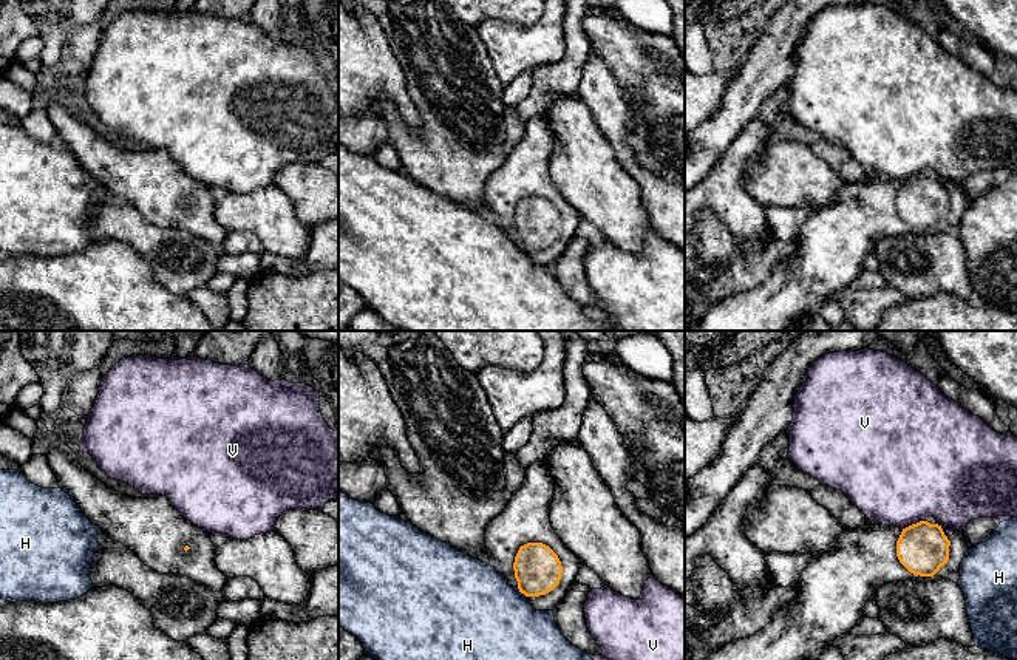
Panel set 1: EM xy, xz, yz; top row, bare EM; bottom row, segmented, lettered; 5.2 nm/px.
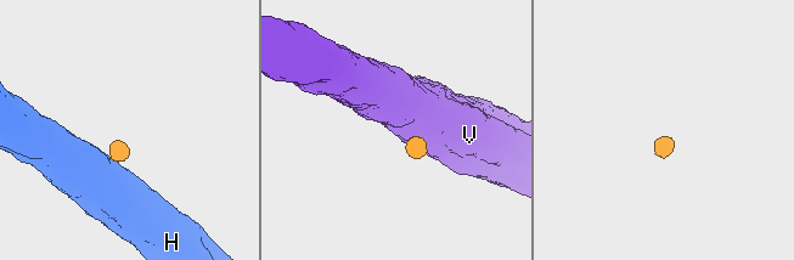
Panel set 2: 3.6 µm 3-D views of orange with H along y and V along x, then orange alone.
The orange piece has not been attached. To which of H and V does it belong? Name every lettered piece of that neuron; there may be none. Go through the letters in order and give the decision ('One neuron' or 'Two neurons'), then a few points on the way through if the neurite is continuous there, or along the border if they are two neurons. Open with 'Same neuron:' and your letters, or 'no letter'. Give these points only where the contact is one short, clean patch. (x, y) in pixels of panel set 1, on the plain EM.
Same neuron: no letter
H: Two neurons. Boundary: xz (517, 241), (526, 251)
V: Two neurons. Boundary: yz (923, 173), (903, 183)

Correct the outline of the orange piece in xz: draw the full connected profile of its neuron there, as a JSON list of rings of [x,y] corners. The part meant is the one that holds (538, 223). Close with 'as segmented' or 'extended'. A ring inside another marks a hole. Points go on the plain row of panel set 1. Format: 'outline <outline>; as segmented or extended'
outline [[[544,114],[530,119],[504,165],[488,178],[484,193],[490,219],[510,240],[518,241],[536,264],[553,264],[575,236],[581,219],[578,210],[552,181],[549,167],[555,142],[555,134]]]; extended

